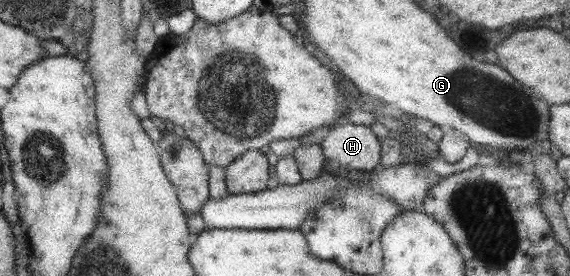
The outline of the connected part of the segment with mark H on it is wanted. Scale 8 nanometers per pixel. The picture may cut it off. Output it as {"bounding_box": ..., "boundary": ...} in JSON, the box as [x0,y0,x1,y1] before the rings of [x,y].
{"bounding_box":[319,124,380,172],"boundary":[[[334,124],[321,134],[319,144],[327,161],[348,170],[371,172],[380,162],[380,141],[365,125]]]}

